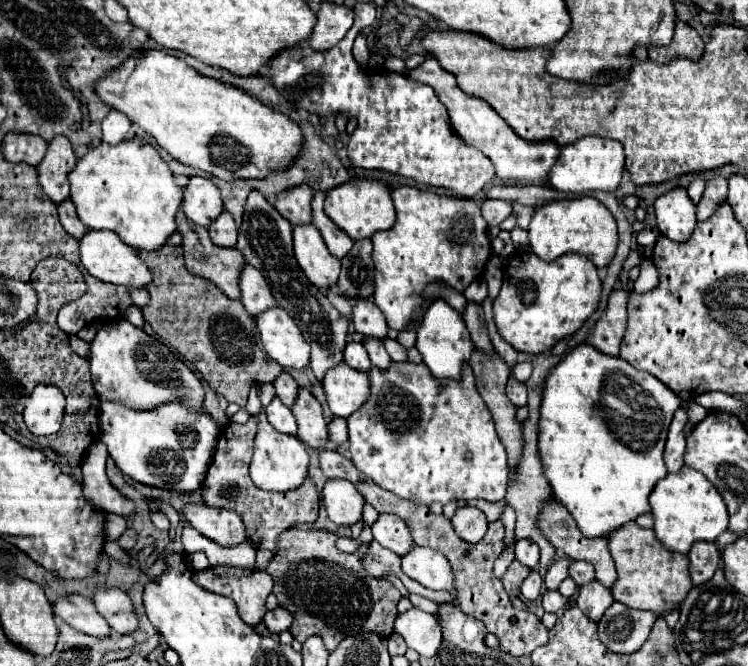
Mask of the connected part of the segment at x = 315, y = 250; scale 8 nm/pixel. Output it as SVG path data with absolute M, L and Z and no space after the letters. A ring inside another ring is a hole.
M313 224L293 226L293 252L311 284L327 288L337 282L341 262L329 254L321 232Z

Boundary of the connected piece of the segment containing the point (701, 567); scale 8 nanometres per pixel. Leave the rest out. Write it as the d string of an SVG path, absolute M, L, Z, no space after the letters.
M695 542L687 558L689 558L689 576L695 586L711 580L711 576L719 568L719 550L713 542Z

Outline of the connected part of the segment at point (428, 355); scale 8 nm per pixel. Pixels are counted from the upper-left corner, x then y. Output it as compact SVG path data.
M435 298L431 306L425 310L421 324L417 326L417 342L415 348L421 352L423 362L431 370L435 378L459 378L461 362L469 360L473 342L469 338L467 326L463 324L463 316L451 308L443 298Z

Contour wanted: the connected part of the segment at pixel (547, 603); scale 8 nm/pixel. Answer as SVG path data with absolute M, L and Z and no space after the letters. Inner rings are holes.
M549 590L543 594L543 600L541 600L545 612L559 612L559 604L565 604L565 602L567 602L565 596L561 596L559 592L549 592Z

